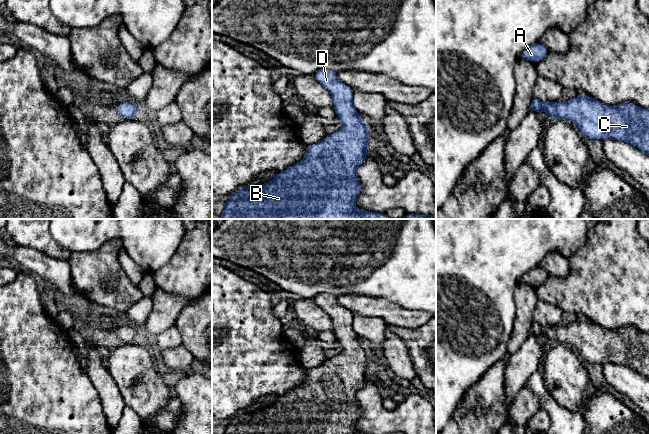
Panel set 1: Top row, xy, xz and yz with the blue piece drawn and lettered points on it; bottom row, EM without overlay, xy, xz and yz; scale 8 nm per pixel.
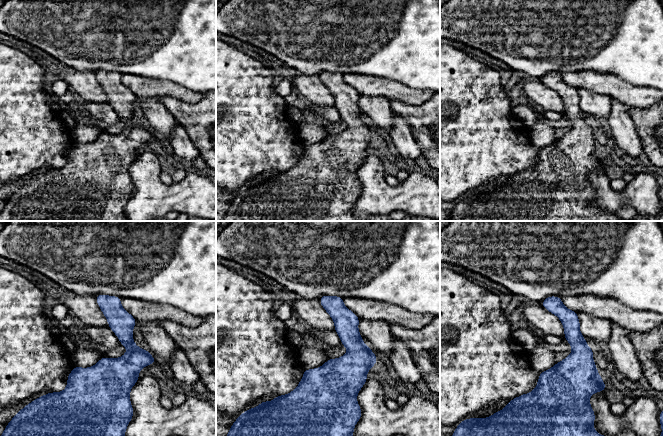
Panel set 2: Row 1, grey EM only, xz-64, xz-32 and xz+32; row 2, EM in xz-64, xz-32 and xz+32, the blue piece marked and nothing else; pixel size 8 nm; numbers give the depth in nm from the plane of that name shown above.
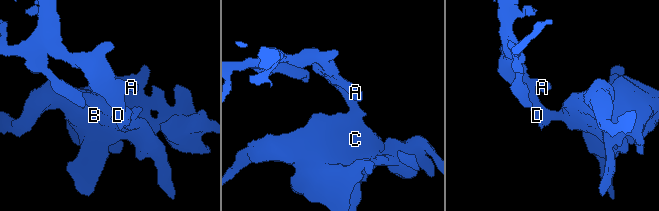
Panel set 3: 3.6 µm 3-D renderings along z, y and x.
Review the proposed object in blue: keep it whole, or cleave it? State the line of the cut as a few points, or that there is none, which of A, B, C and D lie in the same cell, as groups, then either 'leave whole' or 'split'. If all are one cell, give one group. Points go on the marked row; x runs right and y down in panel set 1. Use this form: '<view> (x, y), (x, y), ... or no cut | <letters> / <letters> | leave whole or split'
no cut | A B C D | leave whole

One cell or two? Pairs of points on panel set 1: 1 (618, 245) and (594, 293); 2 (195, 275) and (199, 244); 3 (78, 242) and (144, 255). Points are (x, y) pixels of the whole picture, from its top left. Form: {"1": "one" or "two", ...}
{"1": "one", "2": "one", "3": "one"}

